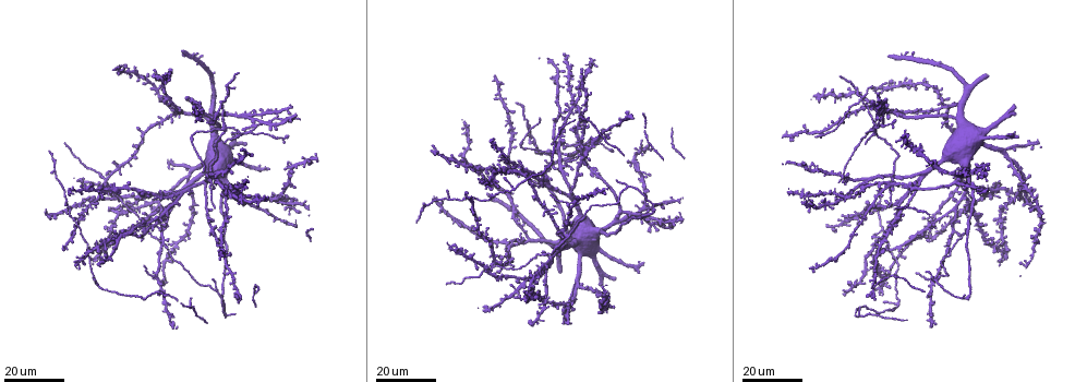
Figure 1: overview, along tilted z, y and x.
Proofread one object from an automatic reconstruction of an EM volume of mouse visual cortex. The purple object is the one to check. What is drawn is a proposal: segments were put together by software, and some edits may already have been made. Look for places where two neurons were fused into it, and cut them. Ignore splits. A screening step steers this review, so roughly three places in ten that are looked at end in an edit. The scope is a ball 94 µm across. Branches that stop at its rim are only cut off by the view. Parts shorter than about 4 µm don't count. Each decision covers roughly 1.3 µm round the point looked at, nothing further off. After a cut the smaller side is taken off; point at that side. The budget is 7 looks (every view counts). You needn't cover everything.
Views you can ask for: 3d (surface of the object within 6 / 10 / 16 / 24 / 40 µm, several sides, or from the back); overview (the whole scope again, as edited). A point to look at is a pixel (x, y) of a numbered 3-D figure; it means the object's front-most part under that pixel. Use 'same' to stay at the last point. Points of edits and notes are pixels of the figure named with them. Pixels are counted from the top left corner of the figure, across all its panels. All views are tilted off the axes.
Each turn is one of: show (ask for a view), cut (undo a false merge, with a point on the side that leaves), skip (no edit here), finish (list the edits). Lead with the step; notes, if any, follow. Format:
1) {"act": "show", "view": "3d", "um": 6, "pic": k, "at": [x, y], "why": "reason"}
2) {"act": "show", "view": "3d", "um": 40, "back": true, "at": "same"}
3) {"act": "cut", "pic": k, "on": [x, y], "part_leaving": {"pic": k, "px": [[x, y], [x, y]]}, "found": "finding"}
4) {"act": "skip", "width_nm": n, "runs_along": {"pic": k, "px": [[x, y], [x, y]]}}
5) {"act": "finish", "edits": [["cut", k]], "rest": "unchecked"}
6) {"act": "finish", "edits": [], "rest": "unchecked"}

{"act": "show", "view": "3d", "um": 16, "pic": 1, "at": [625, 185], "why": "branch point"}

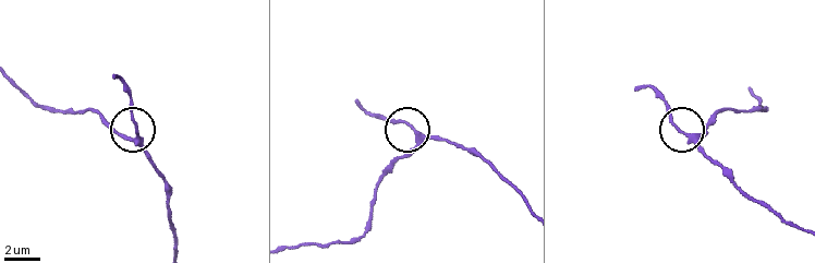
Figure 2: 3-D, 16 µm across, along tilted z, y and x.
{"act": "show", "view": "3d", "um": 10, "pic": 2, "at": [693, 138], "why": "zoom in"}

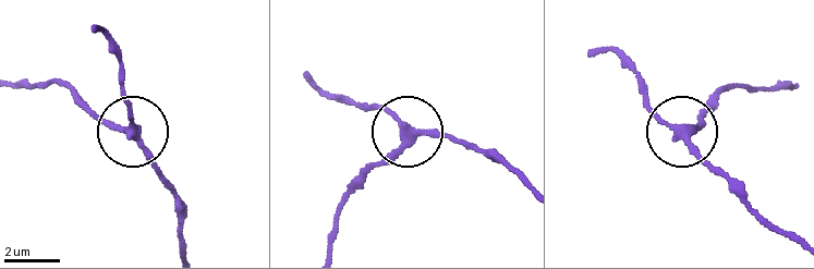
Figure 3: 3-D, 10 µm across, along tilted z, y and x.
{"act": "skip", "runs_along": {"pic": 3, "px": [[519, 178], [499, 162], [412, 131], [362, 102]]}, "found": "all the same neuron"}

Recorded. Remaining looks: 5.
{"act": "show", "view": "3d", "um": 16, "pic": 1, "at": [844, 164], "why": "sudden change in width"}

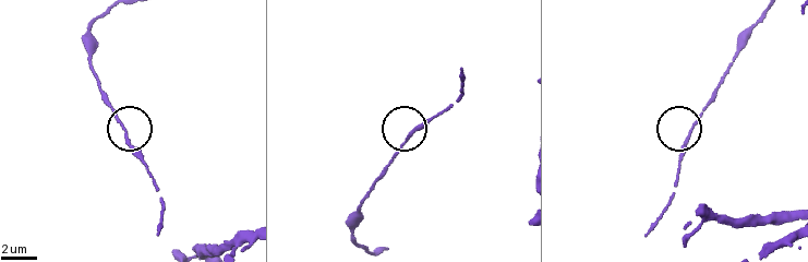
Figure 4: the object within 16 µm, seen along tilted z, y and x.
{"act": "show", "view": "3d", "um": 6, "pic": 4, "at": [408, 136]}

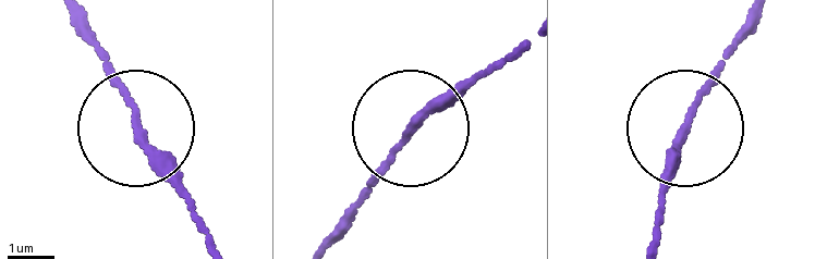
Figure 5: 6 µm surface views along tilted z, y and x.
{"act": "show", "view": "3d", "um": 6, "back": true, "pic": 5, "at": [412, 131]}

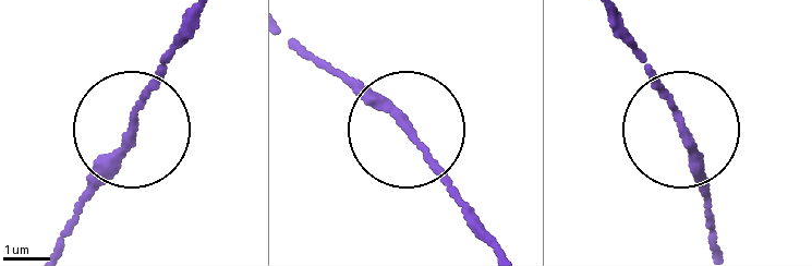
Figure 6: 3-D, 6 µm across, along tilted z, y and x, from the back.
{"act": "skip", "width_nm": 140, "runs_along": {"pic": 6, "px": [[491, 243], [389, 113], [327, 67]]}, "found": "all the same neuron"}

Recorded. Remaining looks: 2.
{"act": "finish", "edits": [], "rest": "unchecked"}

